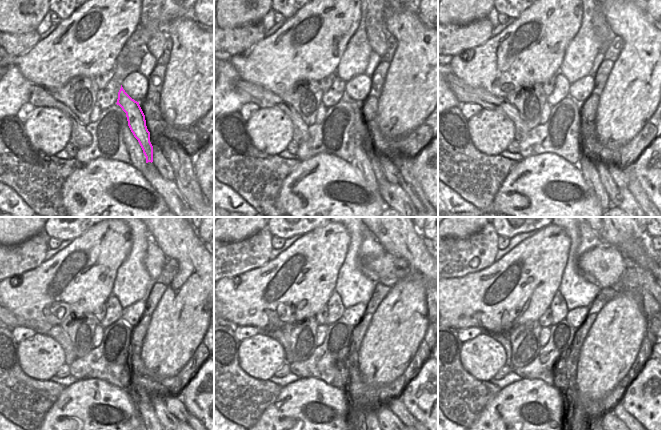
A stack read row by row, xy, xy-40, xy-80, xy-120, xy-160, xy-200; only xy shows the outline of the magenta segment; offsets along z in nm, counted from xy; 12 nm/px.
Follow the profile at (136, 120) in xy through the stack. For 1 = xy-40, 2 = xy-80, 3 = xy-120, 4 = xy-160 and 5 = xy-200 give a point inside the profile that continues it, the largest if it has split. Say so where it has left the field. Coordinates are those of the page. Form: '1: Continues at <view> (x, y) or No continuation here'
1: Continues at xy-40 (362, 134)
2: Continues at xy-80 (611, 188)
3: Continues at xy-120 (166, 419)
4: Continues at xy-160 (387, 419)
5: Continues at xy-200 (609, 420).

